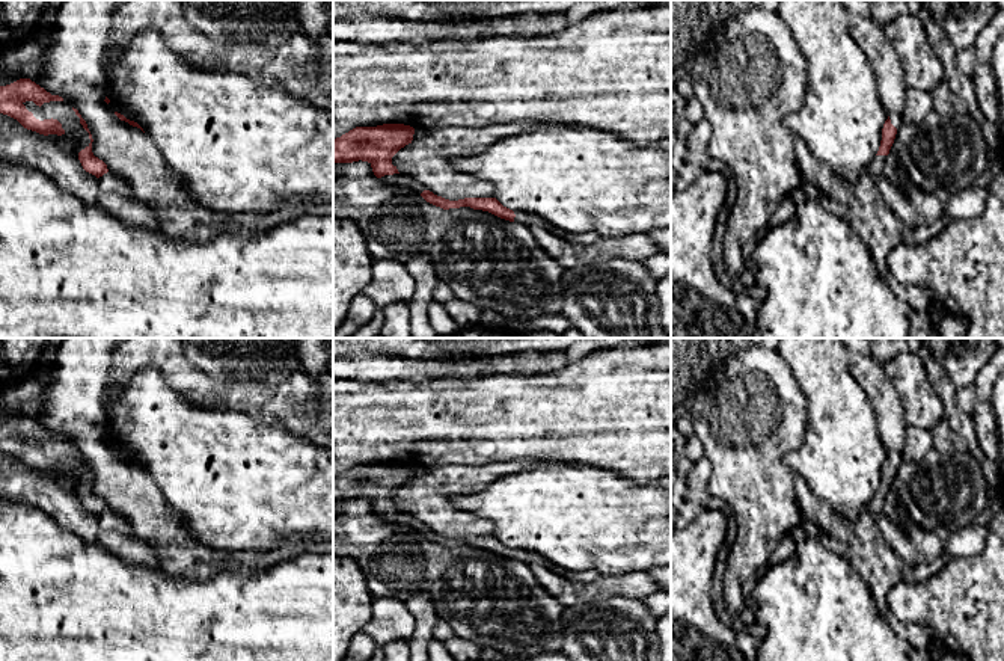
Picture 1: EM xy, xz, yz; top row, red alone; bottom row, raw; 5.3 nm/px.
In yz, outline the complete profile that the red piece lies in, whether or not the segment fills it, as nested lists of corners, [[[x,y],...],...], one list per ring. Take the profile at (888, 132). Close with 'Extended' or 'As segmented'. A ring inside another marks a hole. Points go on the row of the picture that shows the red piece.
[[[889,115],[882,128],[882,140],[876,157],[867,166],[868,174],[877,183],[883,178],[883,164],[894,143],[897,128],[901,125],[900,115]]]. Extended

